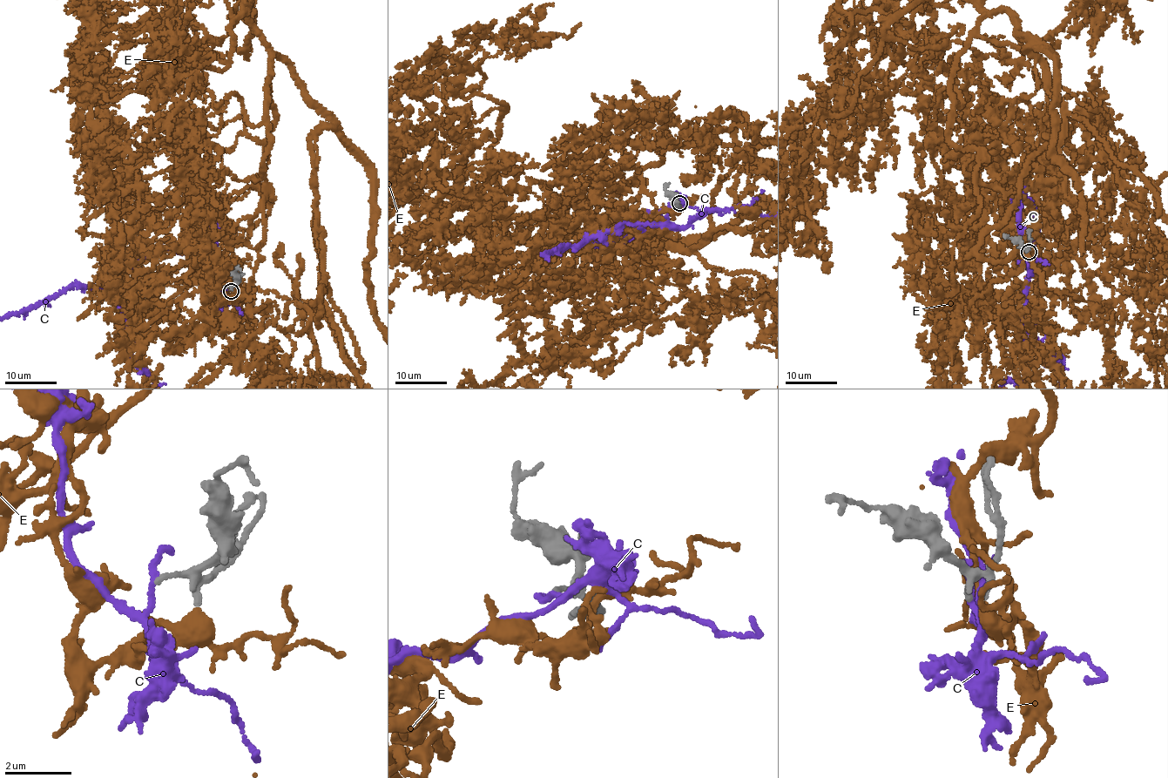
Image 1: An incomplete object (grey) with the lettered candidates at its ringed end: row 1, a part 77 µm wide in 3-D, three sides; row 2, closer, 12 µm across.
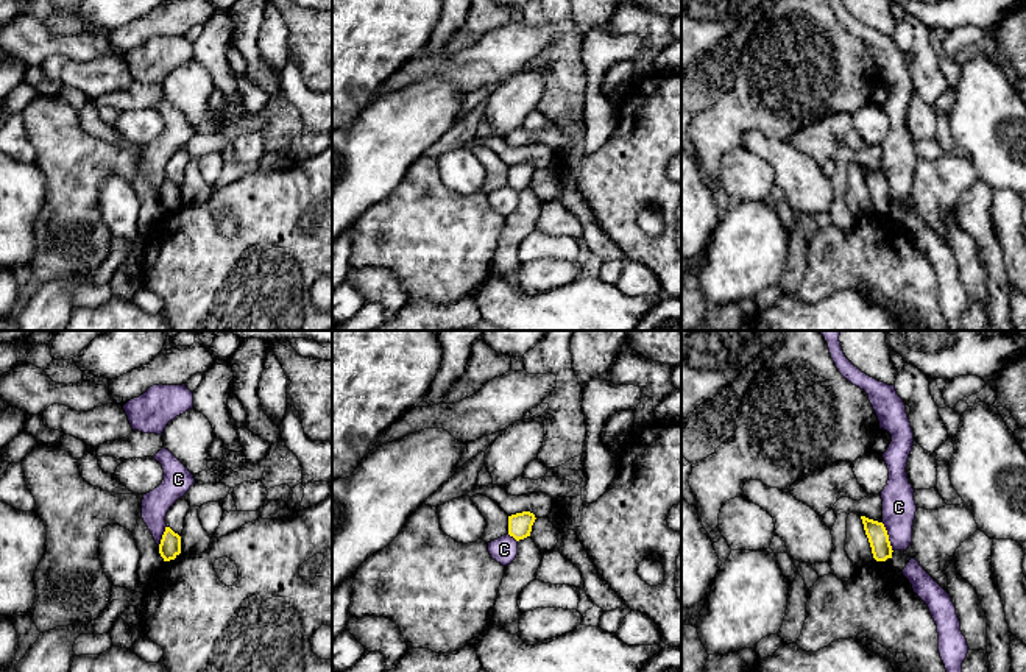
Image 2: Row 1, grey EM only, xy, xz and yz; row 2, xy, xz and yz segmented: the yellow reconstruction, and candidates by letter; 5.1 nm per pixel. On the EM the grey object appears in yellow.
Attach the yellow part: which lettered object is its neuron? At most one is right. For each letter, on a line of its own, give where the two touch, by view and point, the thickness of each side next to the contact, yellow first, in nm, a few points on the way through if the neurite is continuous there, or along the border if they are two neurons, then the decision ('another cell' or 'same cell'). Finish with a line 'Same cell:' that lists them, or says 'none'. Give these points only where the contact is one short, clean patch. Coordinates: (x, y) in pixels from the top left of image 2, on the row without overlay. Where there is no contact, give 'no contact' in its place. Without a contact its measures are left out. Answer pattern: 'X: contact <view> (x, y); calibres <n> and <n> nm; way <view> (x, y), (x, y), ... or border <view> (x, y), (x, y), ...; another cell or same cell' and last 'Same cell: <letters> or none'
C: contact yz (888, 187); calibres 110 and 180 nm; border yz (881, 173), (892, 201); another cell
E: no contact; same cell
Same cell: E

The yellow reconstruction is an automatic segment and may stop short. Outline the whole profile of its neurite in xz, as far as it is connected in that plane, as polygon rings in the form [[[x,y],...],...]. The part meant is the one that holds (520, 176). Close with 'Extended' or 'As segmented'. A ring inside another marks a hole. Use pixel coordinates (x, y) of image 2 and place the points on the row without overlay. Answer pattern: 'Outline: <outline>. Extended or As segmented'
Outline: [[[530,162],[508,167],[508,186],[513,187],[516,192],[530,187],[535,170],[535,165]]]. As segmented

